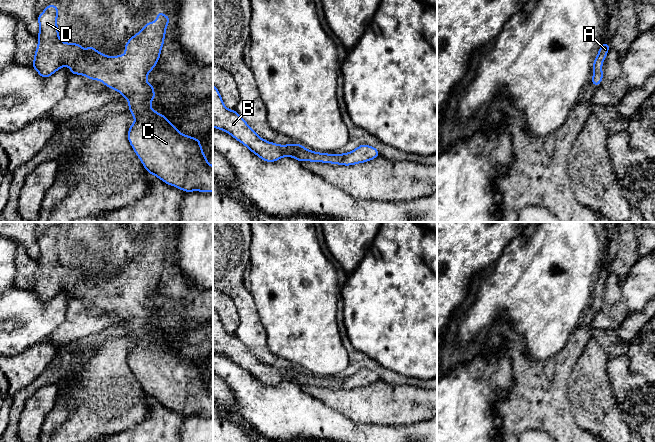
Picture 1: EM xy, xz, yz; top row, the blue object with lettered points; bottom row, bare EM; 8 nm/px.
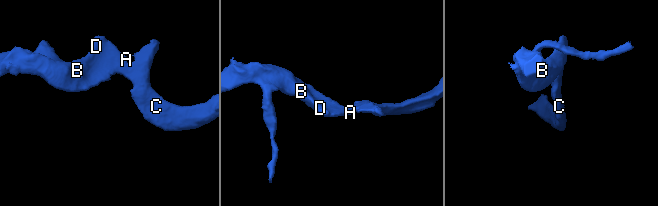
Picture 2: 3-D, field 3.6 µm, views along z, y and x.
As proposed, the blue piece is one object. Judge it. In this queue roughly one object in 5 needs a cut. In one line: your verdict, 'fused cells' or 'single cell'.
single cell

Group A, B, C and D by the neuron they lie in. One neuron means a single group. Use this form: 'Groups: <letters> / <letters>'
Groups: A B C D

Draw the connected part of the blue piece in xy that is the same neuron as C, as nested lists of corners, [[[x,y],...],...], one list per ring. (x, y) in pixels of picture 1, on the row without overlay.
[[[49,228],[38,239],[40,250],[37,260],[38,271],[31,290],[41,301],[47,302],[65,289],[70,292],[71,298],[80,298],[89,303],[100,304],[105,310],[120,316],[122,321],[128,324],[130,337],[135,342],[135,346],[129,352],[127,362],[144,392],[166,408],[185,416],[213,416],[213,390],[208,387],[199,362],[180,357],[163,338],[154,335],[150,328],[155,322],[155,313],[146,302],[160,283],[170,240],[165,240],[161,235],[158,236],[155,246],[148,246],[125,268],[125,278],[110,282],[98,276],[92,269],[88,270],[85,275],[79,268],[64,267],[59,262],[57,240],[58,231],[53,228]]]

